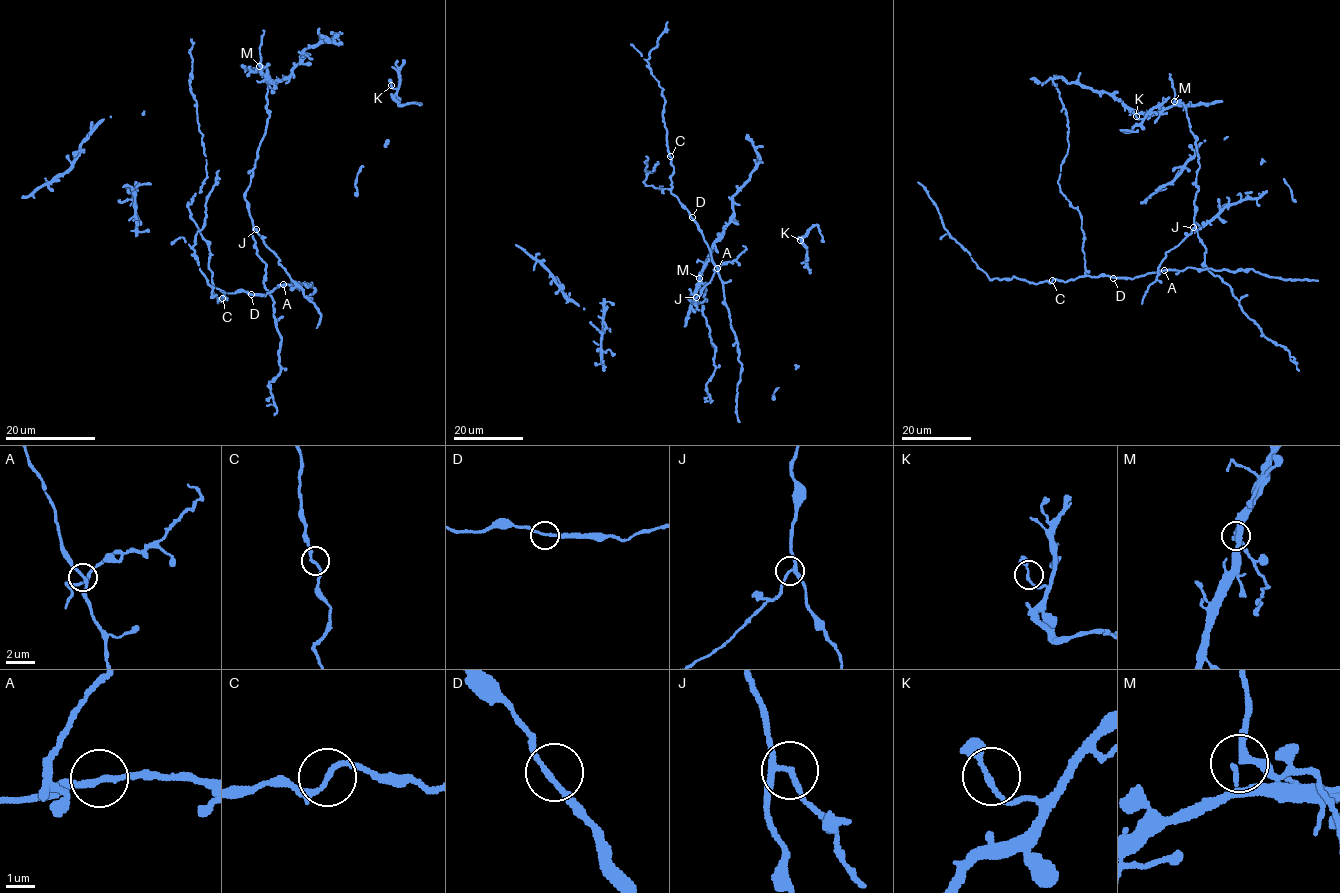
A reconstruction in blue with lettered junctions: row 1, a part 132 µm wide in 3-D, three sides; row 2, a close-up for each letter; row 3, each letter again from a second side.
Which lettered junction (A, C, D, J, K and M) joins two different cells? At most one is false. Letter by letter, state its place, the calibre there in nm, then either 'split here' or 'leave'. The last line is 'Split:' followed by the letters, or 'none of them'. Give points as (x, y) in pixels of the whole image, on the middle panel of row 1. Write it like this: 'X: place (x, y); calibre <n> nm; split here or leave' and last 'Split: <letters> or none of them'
A: place (717, 268); calibre 200 nm; leave
C: place (670, 156); calibre 170 nm; leave
D: place (692, 217); calibre 170 nm; leave
J: place (696, 297); calibre 170 nm; split here
K: place (800, 240); calibre 190 nm; leave
M: place (699, 278); calibre 240 nm; leave
Split: J

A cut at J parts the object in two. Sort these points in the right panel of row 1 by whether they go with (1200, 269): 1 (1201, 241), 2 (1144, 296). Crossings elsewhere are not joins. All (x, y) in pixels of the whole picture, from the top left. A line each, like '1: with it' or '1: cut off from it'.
1: with it
2: cut off from it

